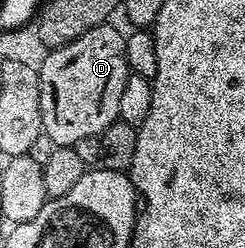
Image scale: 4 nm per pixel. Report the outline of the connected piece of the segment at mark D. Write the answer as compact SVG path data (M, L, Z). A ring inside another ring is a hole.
M110 25L88 28L88 32L76 36L76 40L53 47L42 66L38 68L42 133L52 136L55 146L74 146L76 140L85 140L88 136L100 136L113 122L119 121L120 95L128 73L126 39L123 31L120 32Z

